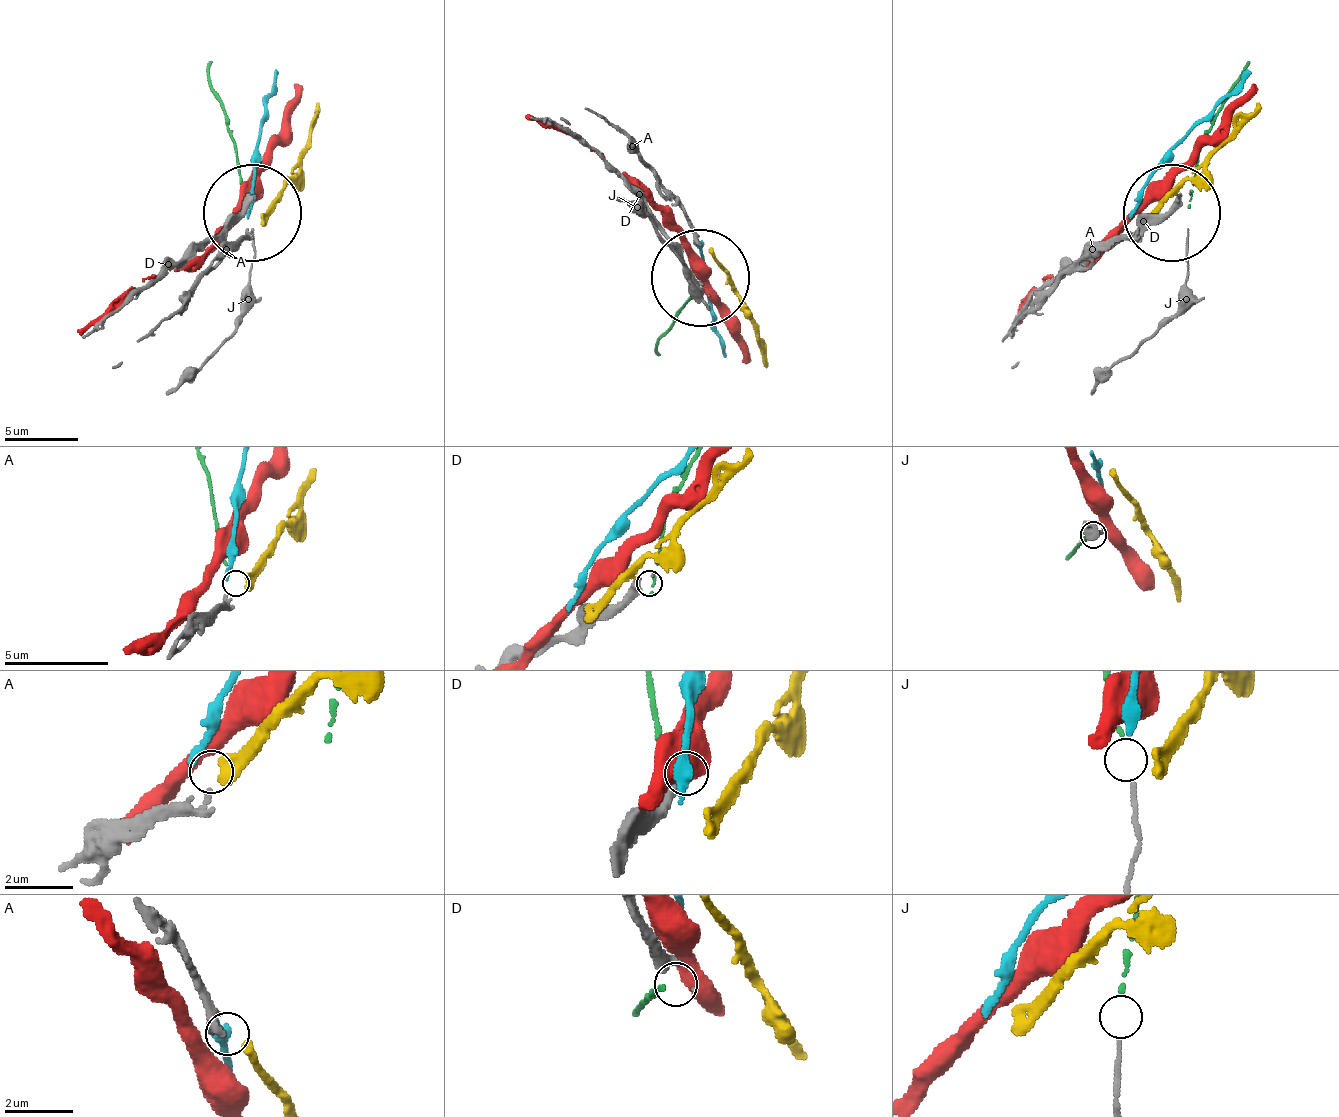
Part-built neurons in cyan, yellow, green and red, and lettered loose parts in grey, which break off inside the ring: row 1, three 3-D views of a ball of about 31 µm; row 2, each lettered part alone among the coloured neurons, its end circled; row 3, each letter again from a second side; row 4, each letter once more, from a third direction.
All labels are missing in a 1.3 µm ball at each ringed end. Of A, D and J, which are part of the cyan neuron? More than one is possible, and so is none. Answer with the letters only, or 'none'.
none

